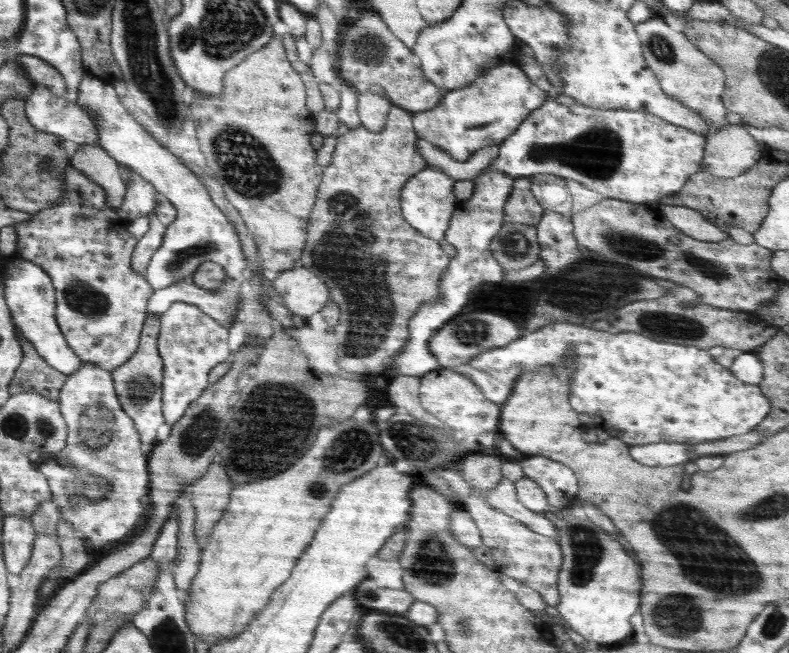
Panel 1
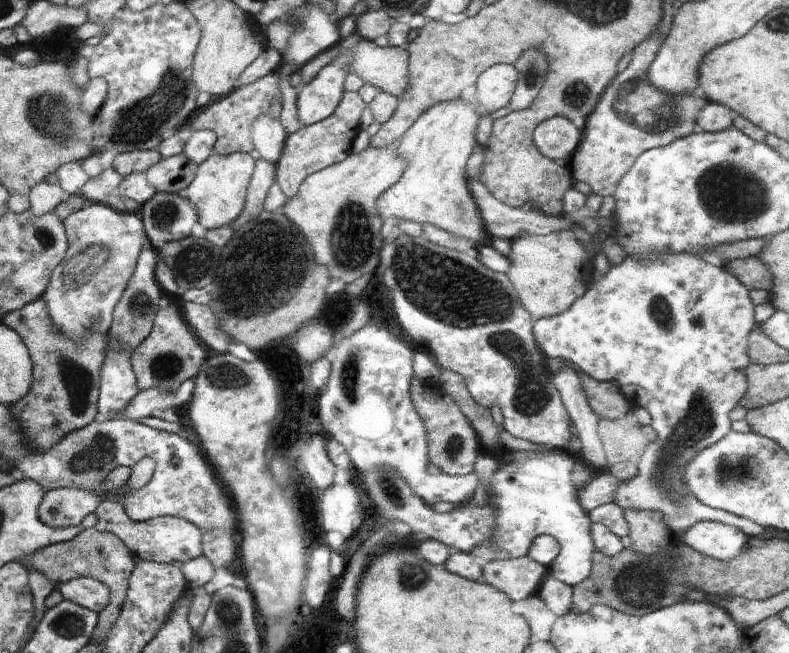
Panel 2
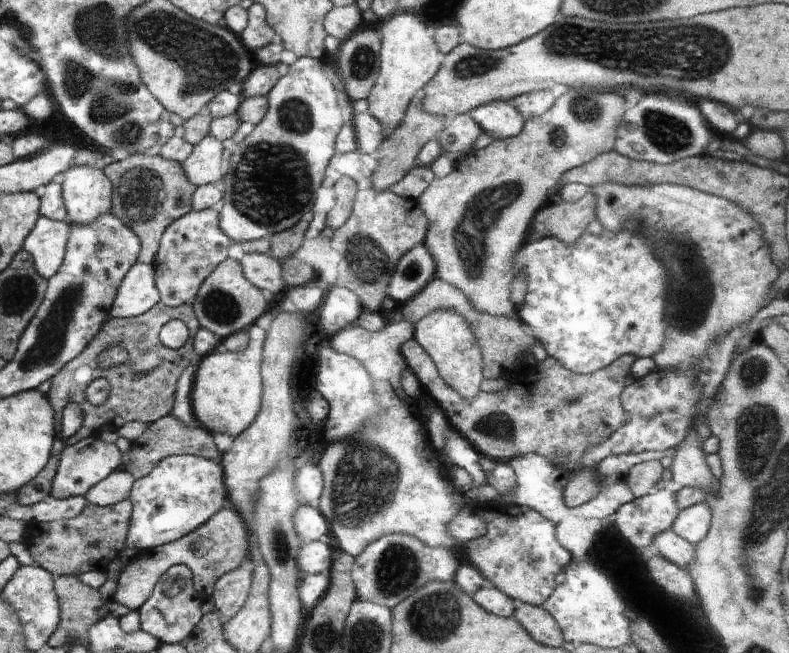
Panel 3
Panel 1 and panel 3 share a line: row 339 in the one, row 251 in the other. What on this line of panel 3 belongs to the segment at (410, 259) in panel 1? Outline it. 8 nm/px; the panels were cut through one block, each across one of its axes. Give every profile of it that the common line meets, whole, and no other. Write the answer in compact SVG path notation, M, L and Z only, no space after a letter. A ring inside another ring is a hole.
M373 188L358 189L352 213L346 222L334 231L333 237L330 239L330 246L342 256L337 268L335 284L352 290L360 298L364 310L381 312L382 300L387 296L389 276L394 274L398 260L410 248L424 243L428 228L428 218L423 214L418 199L404 198L390 191L376 192Z

